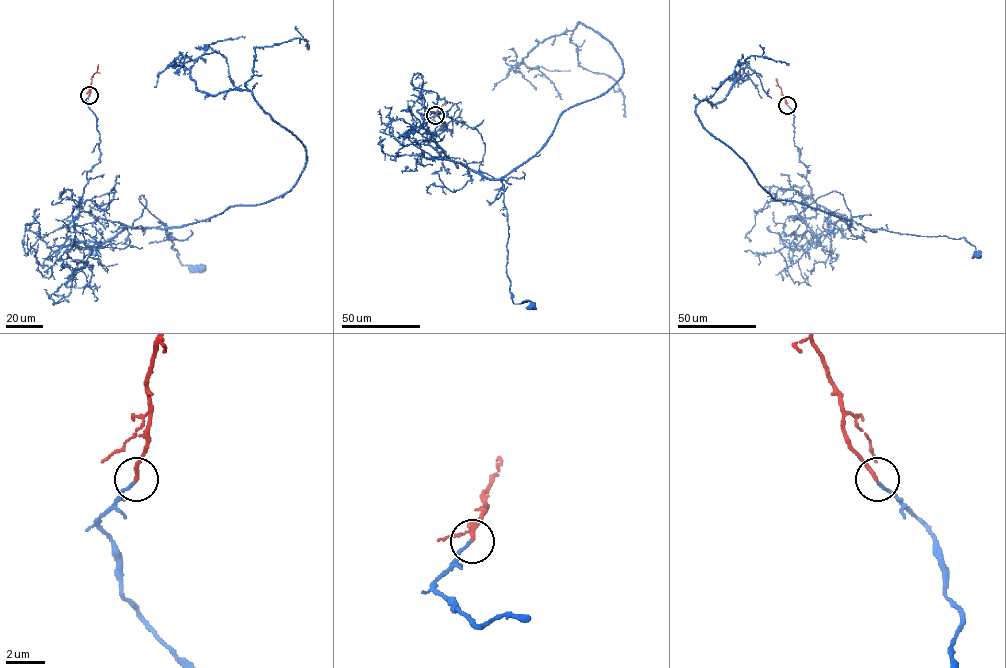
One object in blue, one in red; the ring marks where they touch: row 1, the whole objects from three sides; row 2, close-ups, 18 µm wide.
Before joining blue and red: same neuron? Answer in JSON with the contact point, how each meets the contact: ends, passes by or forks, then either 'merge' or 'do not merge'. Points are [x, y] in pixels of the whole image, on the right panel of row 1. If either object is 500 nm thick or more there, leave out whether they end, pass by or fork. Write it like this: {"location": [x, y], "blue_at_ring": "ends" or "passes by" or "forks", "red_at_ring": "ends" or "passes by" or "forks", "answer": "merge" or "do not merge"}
{"location": [787, 105], "blue_at_ring": "ends", "red_at_ring": "ends", "answer": "merge"}

